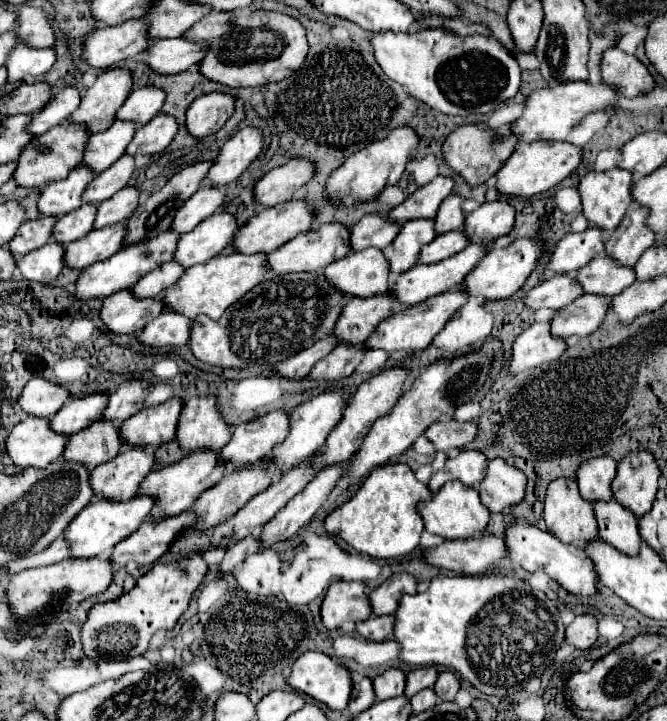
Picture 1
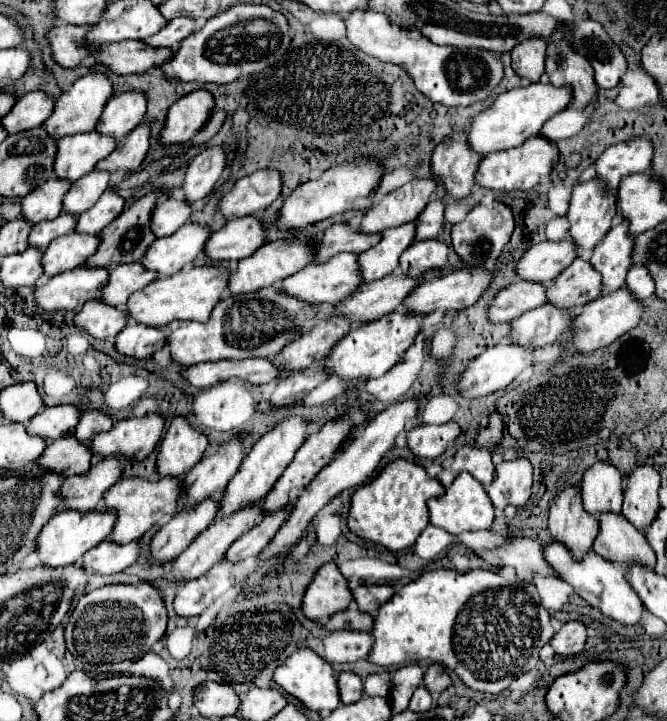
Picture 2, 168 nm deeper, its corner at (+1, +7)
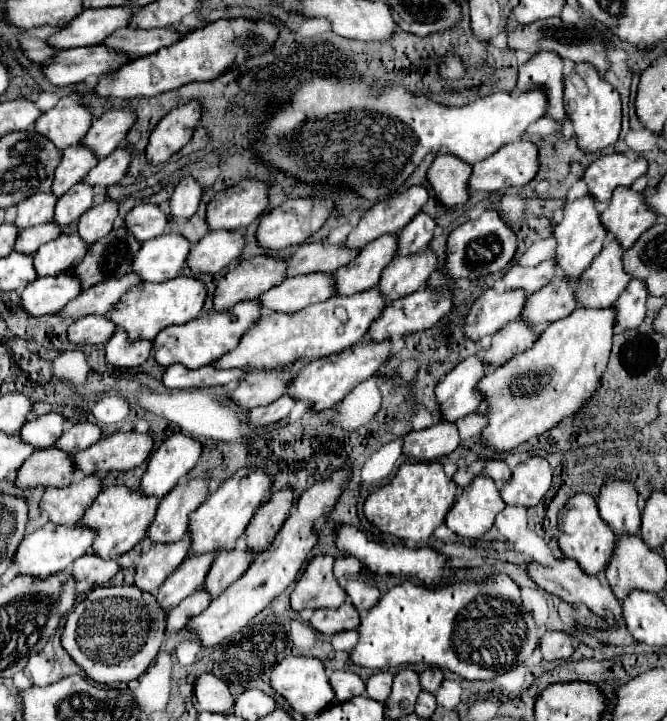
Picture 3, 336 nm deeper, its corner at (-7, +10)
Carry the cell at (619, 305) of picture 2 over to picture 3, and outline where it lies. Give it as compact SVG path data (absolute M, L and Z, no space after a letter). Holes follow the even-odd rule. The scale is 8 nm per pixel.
M576 308L570 316L548 324L530 350L484 374L478 382L478 392L486 400L486 428L480 436L482 448L508 452L576 414L590 394L594 394L608 366L612 324L614 308Z

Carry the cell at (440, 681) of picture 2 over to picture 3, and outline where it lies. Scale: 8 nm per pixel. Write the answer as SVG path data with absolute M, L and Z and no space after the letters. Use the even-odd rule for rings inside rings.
M428 668L420 674L420 686L422 686L422 690L426 690L430 694L434 694L438 690L442 680L444 680L444 676L442 676L442 670L438 670L438 668Z

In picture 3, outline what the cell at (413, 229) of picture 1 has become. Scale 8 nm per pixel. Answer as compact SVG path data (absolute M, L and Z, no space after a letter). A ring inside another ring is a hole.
M384 234L366 244L358 256L346 266L338 268L334 276L334 294L350 296L378 286L380 272L396 254L396 234Z

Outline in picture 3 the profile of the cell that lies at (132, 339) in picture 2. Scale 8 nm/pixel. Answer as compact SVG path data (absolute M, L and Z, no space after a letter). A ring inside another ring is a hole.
M116 330L112 338L104 346L106 350L106 362L114 368L136 368L148 360L152 354L152 342L138 340L128 342L126 334L122 330Z

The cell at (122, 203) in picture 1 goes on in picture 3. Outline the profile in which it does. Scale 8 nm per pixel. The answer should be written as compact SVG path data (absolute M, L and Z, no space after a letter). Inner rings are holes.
M112 200L90 208L80 216L78 222L80 238L86 244L94 244L98 238L104 238L112 230L116 216L118 216L118 204Z

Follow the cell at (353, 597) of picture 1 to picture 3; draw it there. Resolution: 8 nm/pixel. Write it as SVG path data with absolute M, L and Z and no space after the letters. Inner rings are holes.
M314 556L306 570L302 572L300 580L296 582L292 596L290 596L290 606L292 610L318 610L318 608L338 608L344 600L346 594L338 586L338 580L332 574L334 558L332 556Z

